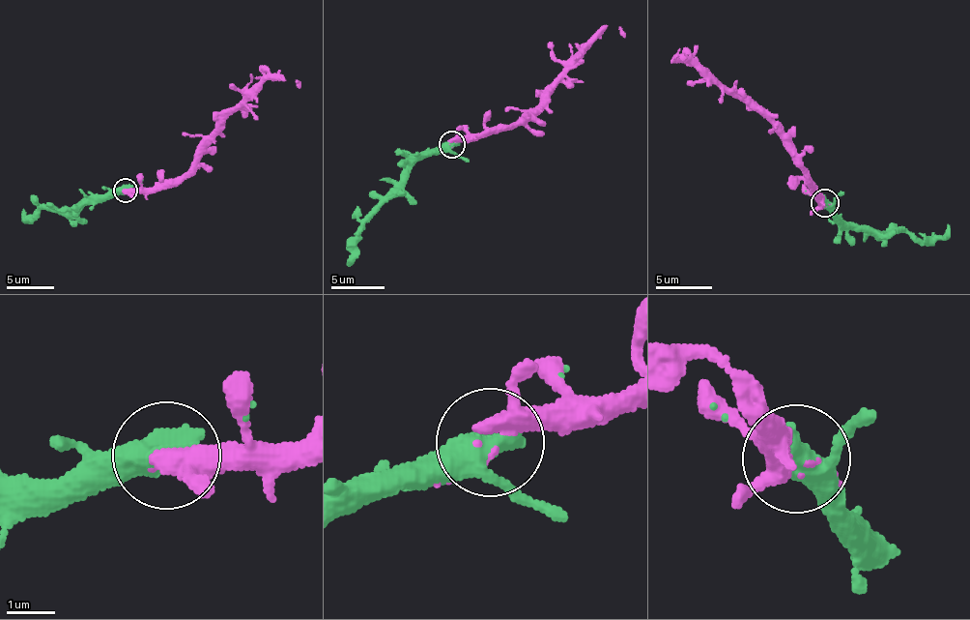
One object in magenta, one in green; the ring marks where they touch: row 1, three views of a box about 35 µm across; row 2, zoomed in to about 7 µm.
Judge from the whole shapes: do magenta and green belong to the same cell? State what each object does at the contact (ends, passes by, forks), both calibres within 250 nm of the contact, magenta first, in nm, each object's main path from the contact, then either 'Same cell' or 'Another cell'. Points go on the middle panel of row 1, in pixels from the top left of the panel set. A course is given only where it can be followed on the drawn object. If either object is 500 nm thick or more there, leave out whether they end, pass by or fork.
At the ring magenta passes by. At the ring green passes by. Thickness 340 nm (magenta) against 480 nm. Course of magenta: (451, 142), (474, 141), (503, 131), (542, 103), (566, 62), (608, 25), (618, 28), (624, 38). Course of green: (451, 143), (438, 146), (416, 161), (407, 183), (363, 225), (349, 267). Same cell

